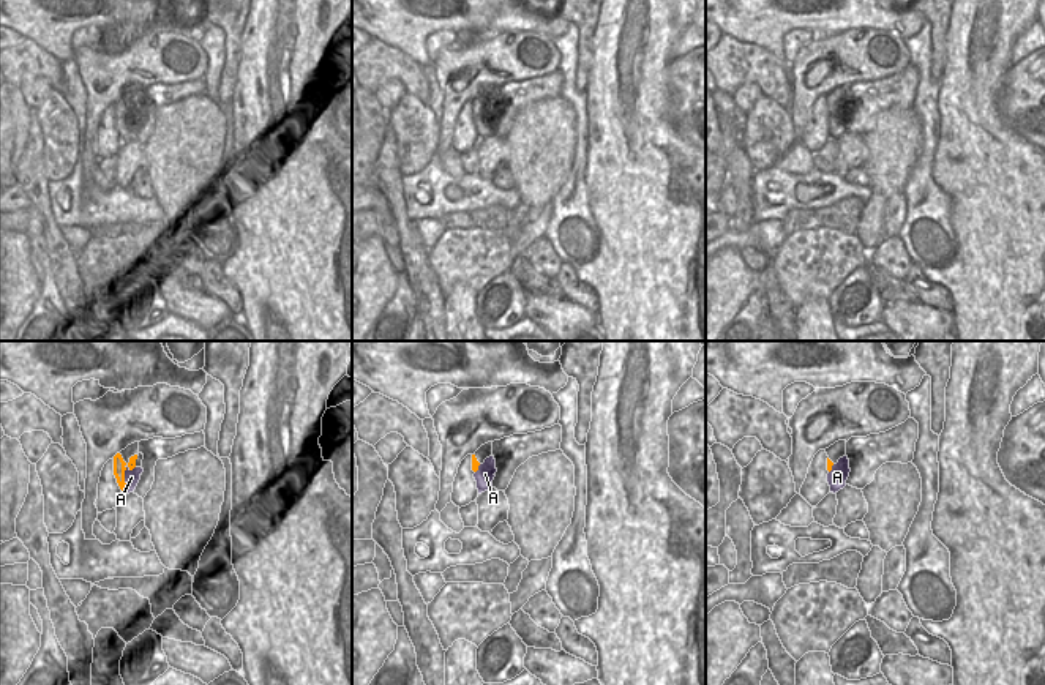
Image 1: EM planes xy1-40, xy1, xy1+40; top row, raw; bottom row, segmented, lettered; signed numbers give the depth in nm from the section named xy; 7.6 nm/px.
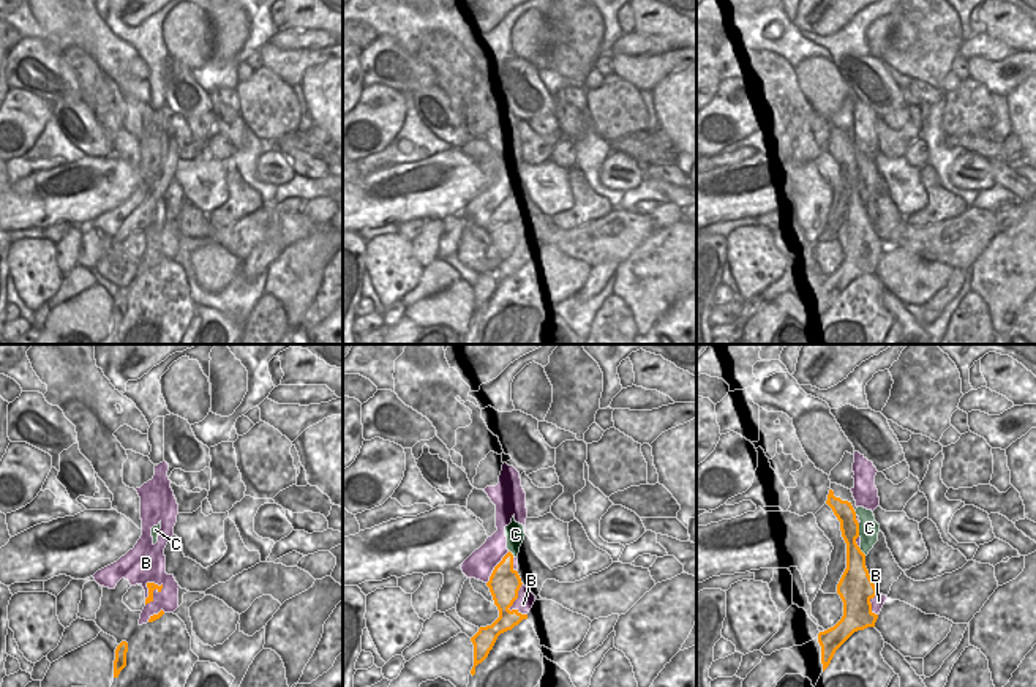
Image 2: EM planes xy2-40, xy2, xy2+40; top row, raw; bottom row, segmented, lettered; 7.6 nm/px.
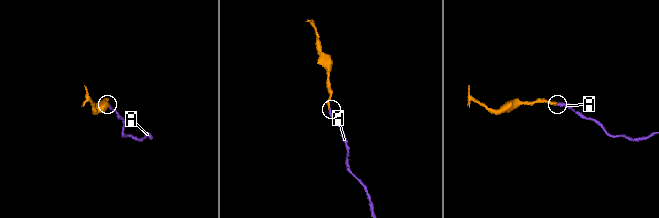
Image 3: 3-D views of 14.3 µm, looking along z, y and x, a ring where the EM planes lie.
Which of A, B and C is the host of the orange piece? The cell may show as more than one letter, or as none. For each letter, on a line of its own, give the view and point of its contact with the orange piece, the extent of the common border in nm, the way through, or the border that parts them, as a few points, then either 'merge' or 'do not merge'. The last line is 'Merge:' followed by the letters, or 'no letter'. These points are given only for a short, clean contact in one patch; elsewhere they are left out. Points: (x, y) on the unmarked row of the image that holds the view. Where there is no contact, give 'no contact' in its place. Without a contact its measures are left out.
A: xy1-40 (123, 123) | 220 nm | across xy1-40 (119, 111), (123, 123), (131, 123) | merge
B: xy2-40 (152, 240) | 220 nm | do not merge
C: xy2+40 (858, 176) | 110 nm | along xy2+40 (858, 169), (859, 182) | do not merge
Merge: A

